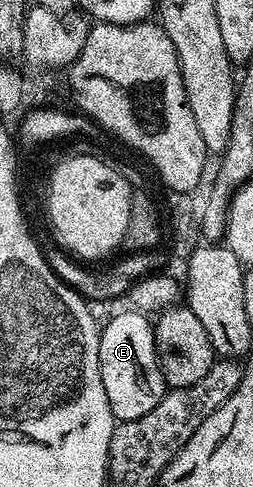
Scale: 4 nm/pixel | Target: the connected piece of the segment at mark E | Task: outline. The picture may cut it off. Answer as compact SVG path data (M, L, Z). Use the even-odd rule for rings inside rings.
M125 310L124 314L113 315L99 332L101 384L105 384L105 396L109 396L116 423L137 420L137 416L153 412L169 389L159 367L152 319L140 310Z

